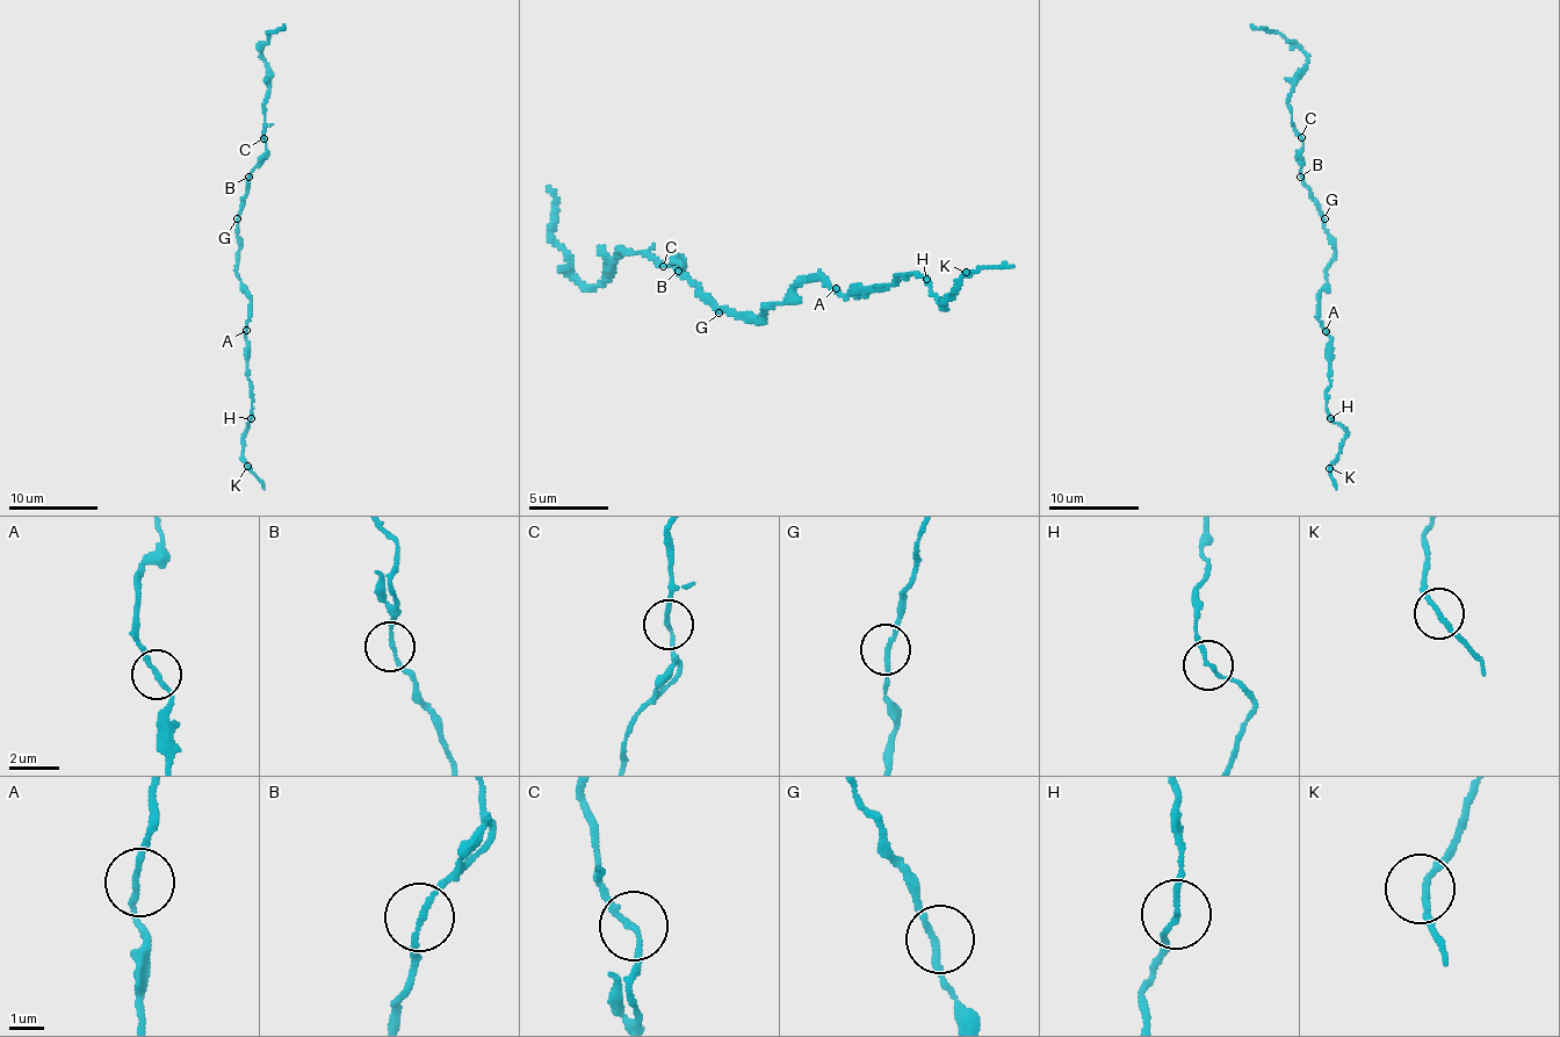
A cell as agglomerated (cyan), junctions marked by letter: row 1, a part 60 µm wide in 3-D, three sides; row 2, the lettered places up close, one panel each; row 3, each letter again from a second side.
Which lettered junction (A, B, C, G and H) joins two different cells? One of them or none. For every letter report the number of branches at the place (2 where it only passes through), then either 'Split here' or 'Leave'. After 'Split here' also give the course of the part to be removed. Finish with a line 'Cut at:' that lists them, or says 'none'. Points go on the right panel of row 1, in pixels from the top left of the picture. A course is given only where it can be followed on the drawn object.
A: Branches: 2. Leave
B: Branches: 2. Leave
C: Branches: 2. Leave
G: Branches: 2. Leave
H: Branches: 2. Leave
Cut at: none

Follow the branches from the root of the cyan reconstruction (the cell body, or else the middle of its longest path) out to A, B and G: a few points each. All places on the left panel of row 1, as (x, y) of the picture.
A: (239, 239), (237, 276), (250, 299), (246, 330)
B: (239, 239), (237, 218), (248, 177)
G: (239, 239), (237, 218)

